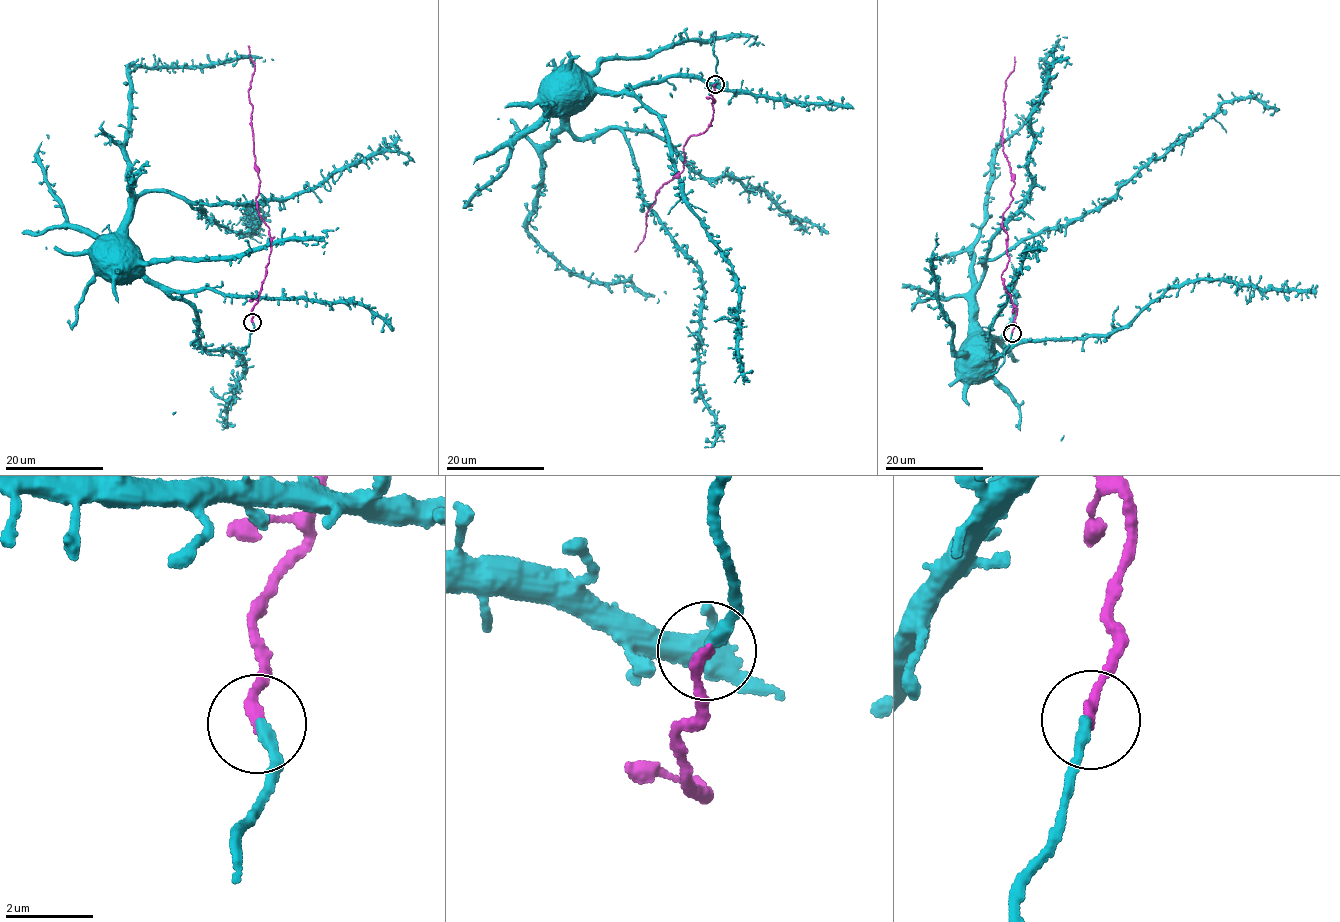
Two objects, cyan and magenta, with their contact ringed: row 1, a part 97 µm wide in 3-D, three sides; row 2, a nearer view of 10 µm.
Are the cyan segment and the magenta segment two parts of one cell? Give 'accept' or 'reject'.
reject

